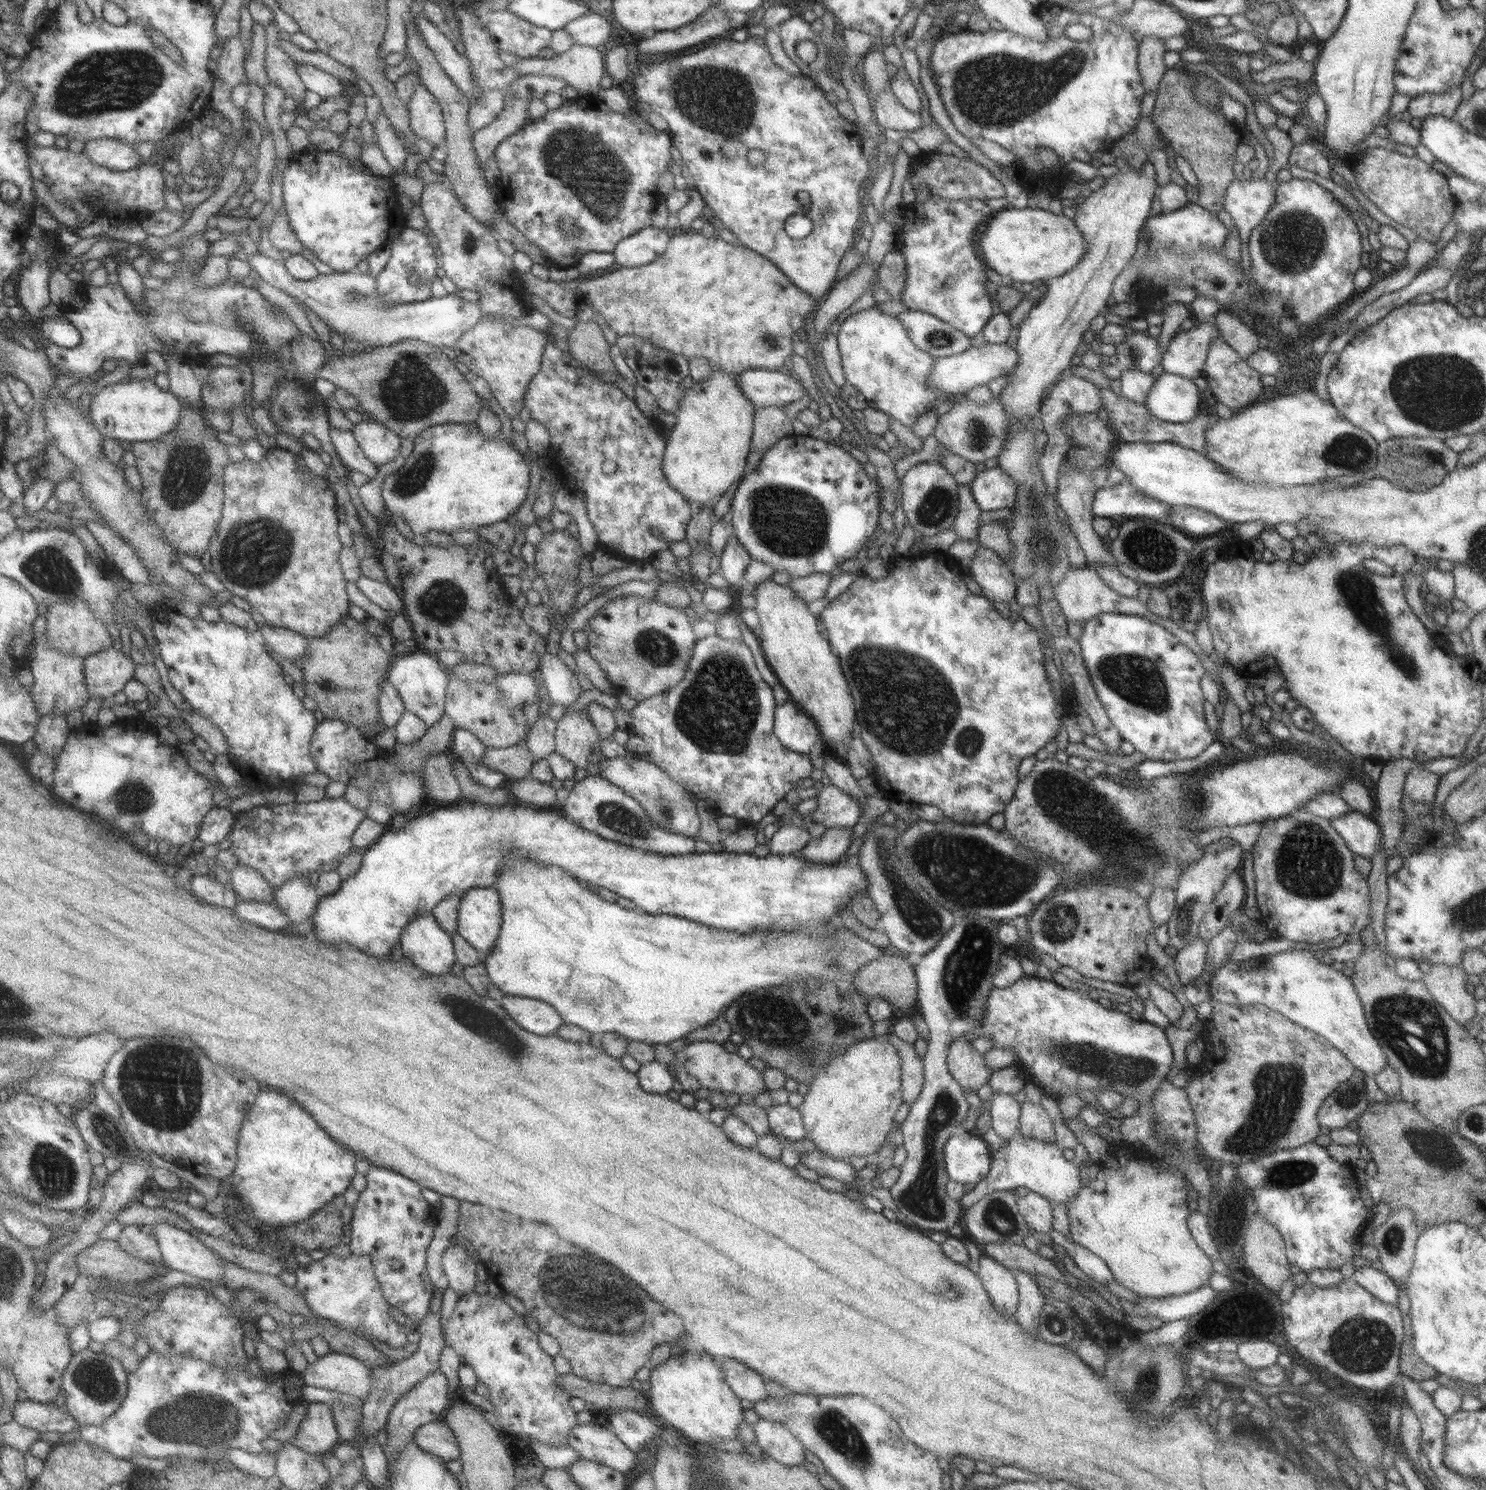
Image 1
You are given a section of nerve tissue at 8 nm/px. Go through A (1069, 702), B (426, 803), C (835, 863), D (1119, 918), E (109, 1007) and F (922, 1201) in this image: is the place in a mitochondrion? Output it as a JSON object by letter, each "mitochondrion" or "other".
{"A":"other","B":"other","C":"other","D":"other","E":"other","F":"mitochondrion"}

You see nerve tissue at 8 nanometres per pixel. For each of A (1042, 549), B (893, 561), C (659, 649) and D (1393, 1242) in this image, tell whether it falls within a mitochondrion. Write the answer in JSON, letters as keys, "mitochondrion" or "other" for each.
{"A":"mitochondrion","B":"other","C":"mitochondrion","D":"mitochondrion"}

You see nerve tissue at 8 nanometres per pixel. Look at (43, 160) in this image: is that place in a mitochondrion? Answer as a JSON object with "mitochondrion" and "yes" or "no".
{"mitochondrion":"no"}

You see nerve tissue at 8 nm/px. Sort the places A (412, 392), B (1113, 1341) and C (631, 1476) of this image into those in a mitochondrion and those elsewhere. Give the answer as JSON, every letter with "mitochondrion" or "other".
{"A":"mitochondrion","B":"other","C":"other"}

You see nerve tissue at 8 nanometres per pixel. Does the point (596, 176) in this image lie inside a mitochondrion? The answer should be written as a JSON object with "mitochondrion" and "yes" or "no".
{"mitochondrion":"yes"}

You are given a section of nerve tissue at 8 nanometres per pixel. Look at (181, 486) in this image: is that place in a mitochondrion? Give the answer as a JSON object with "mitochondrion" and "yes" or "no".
{"mitochondrion":"yes"}

